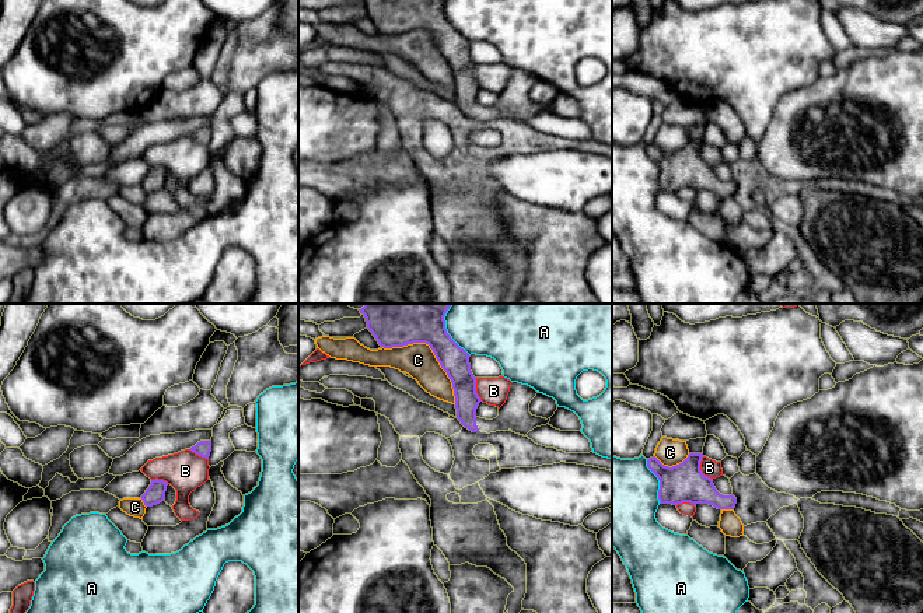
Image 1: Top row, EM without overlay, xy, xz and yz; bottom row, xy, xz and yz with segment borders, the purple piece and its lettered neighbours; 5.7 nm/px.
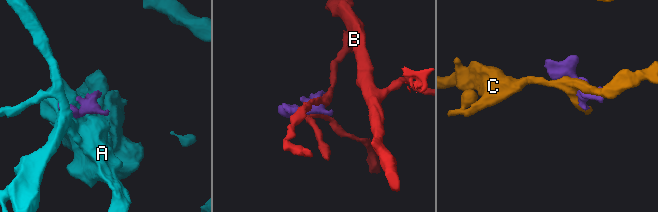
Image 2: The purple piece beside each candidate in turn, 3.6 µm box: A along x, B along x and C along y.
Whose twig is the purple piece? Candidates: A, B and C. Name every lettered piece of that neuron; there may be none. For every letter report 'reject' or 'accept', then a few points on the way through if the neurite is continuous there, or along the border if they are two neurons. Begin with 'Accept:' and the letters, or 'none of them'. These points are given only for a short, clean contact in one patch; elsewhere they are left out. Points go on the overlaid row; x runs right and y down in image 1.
Accept: none of them
A: reject
B: reject
C: reject

